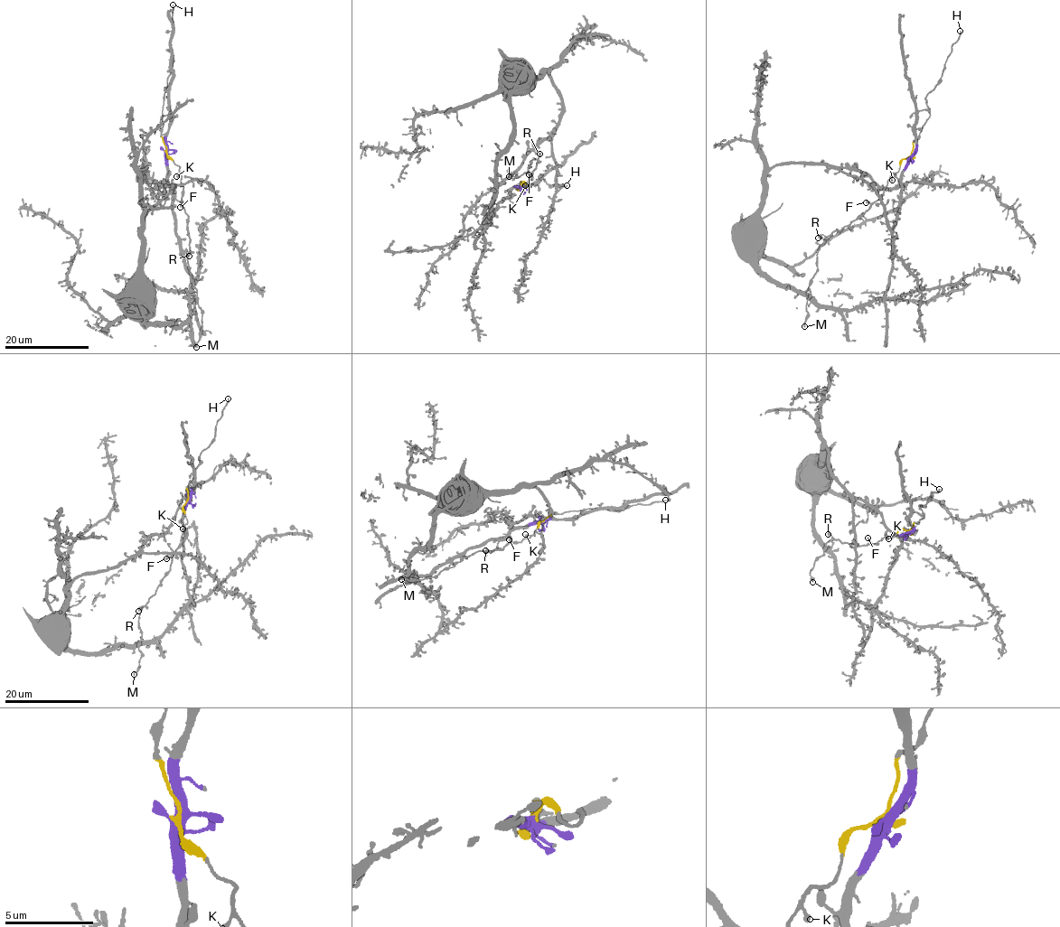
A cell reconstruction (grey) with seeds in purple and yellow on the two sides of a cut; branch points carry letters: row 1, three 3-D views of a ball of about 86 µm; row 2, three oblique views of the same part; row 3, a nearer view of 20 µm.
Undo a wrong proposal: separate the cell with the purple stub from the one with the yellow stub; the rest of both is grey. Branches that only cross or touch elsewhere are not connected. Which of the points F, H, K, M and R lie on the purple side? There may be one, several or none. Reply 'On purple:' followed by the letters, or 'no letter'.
On purple: no letter

